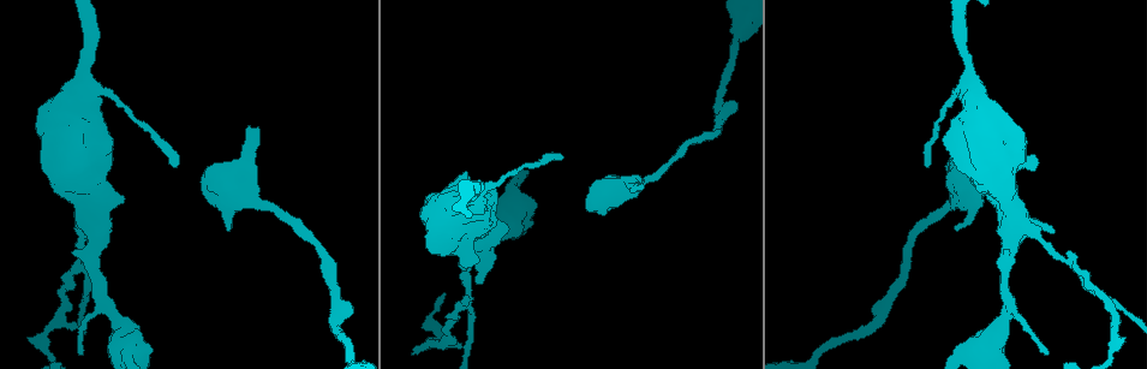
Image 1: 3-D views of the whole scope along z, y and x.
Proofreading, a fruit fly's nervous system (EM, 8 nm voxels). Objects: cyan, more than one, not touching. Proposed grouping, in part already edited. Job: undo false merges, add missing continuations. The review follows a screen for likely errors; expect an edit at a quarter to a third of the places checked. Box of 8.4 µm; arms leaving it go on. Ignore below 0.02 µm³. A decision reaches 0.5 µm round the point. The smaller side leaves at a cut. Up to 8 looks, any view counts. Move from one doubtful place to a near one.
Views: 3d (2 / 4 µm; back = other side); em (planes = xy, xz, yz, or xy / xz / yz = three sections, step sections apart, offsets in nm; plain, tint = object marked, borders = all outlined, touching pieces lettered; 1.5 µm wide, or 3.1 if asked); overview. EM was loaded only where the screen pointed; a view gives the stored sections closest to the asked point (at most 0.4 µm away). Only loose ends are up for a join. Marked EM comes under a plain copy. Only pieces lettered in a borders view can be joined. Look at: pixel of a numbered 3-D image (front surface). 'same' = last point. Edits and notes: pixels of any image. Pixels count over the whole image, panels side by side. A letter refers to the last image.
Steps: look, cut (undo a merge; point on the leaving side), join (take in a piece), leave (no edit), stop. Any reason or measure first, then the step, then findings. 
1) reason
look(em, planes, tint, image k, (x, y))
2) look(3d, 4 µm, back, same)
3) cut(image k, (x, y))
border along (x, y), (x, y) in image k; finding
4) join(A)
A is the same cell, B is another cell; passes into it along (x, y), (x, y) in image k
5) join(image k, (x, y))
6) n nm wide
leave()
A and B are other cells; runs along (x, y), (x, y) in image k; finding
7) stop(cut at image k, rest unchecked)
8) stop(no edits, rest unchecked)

thick turns thin
look(3d, 2 µm, image 1, (814, 356))

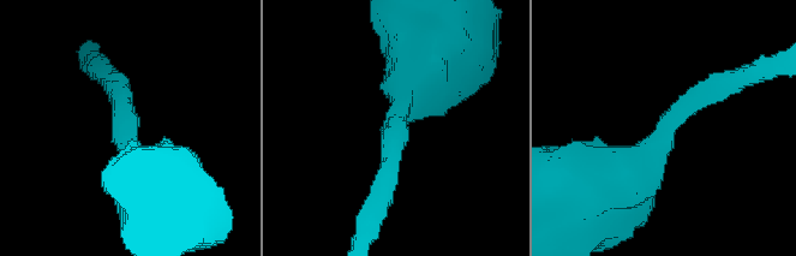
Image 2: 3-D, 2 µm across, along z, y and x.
now the EM
look(em, planes, borders, image 2, (672, 118))

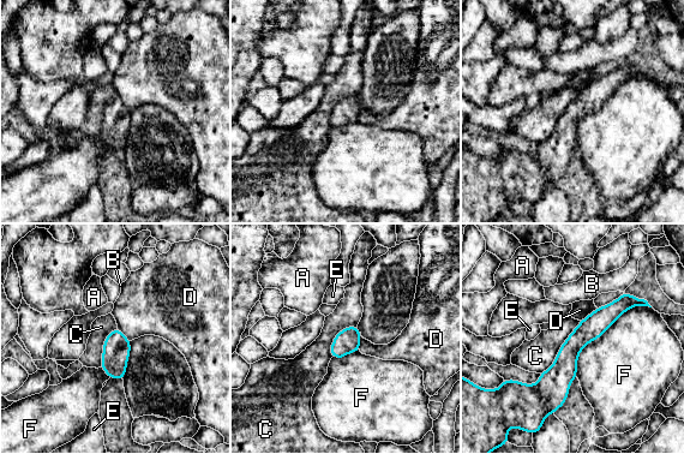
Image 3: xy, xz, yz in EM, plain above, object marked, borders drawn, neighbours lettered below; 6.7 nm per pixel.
leave()
A, B, C, D, E and F are other cells; border along (650, 306), (592, 340), (576, 377) in image 3; all the same neuron

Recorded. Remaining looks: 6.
free end
look(em, planes, tint, image 1, (230, 229))

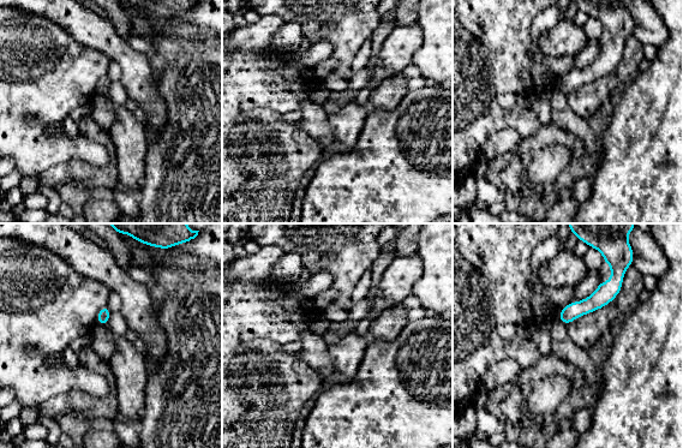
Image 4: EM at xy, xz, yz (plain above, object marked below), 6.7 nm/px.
what lies round it
look(em, planes, borders, same)

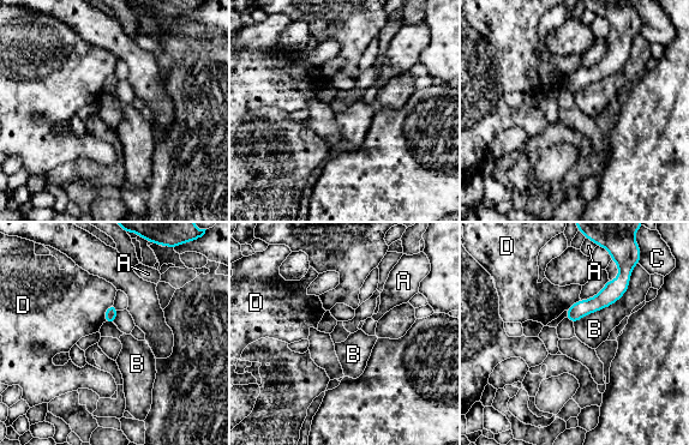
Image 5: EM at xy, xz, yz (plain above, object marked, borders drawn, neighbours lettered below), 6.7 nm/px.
leave()
A, B, C and D are other cells; border along (637, 263), (615, 302), (574, 324) in image 5; none of them fits

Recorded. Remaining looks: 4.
calibre changes
look(3d, 4 µm, image 1, (1029, 225))

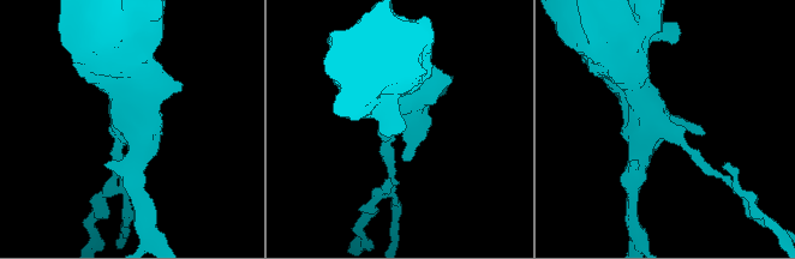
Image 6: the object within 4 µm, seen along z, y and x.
look(em, xz, step 4, tint, image 6, (125, 128))

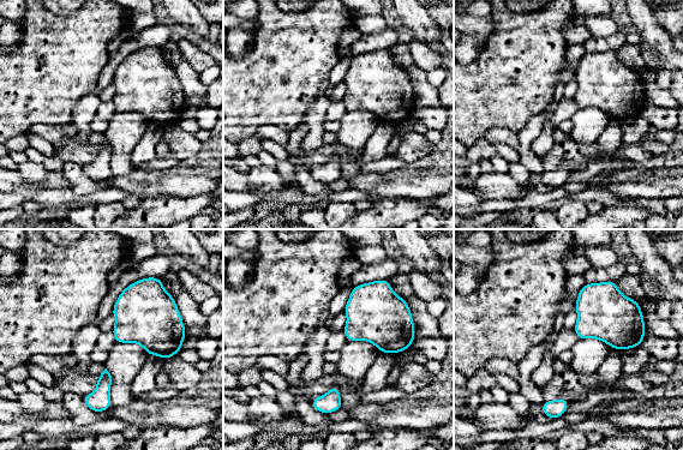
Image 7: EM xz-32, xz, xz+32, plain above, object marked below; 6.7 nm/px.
look(em, planes, borders, same)

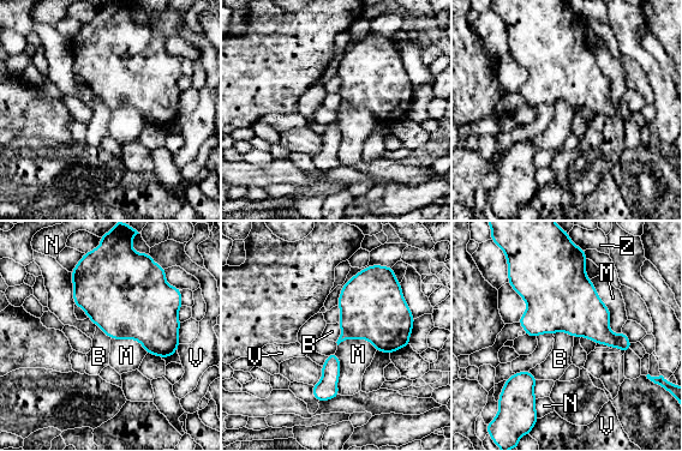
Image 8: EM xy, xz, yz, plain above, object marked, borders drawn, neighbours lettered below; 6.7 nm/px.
leave()
B, M, N, V and Z are other cells; border along (554, 335), (562, 330), (573, 338) in image 8; continuous, no second neuron

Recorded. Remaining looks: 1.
stop(no edits, rest unchecked)

